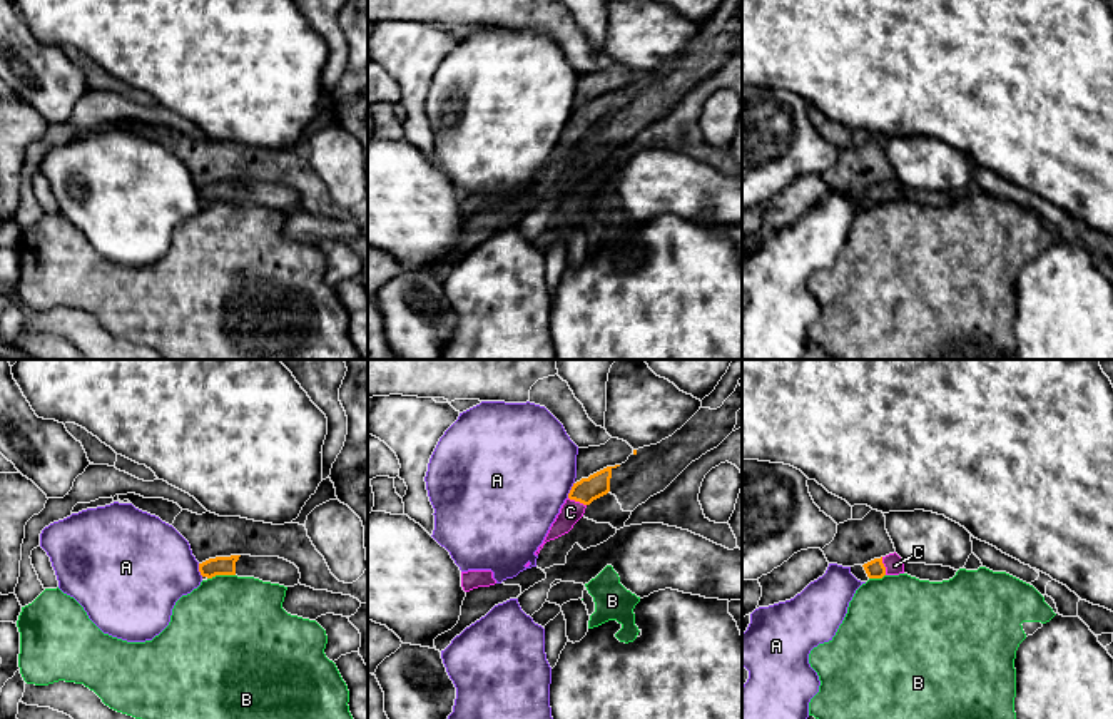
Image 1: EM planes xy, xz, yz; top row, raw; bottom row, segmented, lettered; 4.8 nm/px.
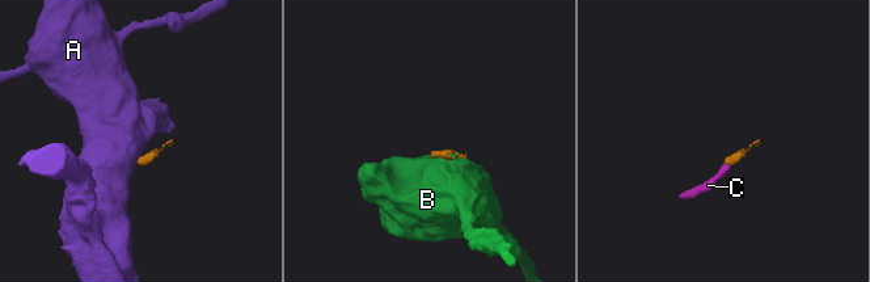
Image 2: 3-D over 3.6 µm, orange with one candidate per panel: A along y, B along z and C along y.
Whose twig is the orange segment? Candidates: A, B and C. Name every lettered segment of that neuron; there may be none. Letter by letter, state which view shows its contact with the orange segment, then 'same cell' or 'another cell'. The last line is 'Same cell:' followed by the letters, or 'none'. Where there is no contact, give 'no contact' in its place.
A: xz | another cell
B: xy | another cell
C: xz | same cell
Same cell: C

